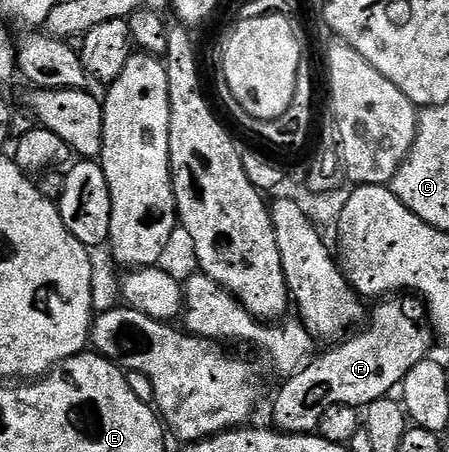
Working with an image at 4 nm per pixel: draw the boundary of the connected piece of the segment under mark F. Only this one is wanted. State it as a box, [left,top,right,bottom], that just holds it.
[271,296,433,434]

